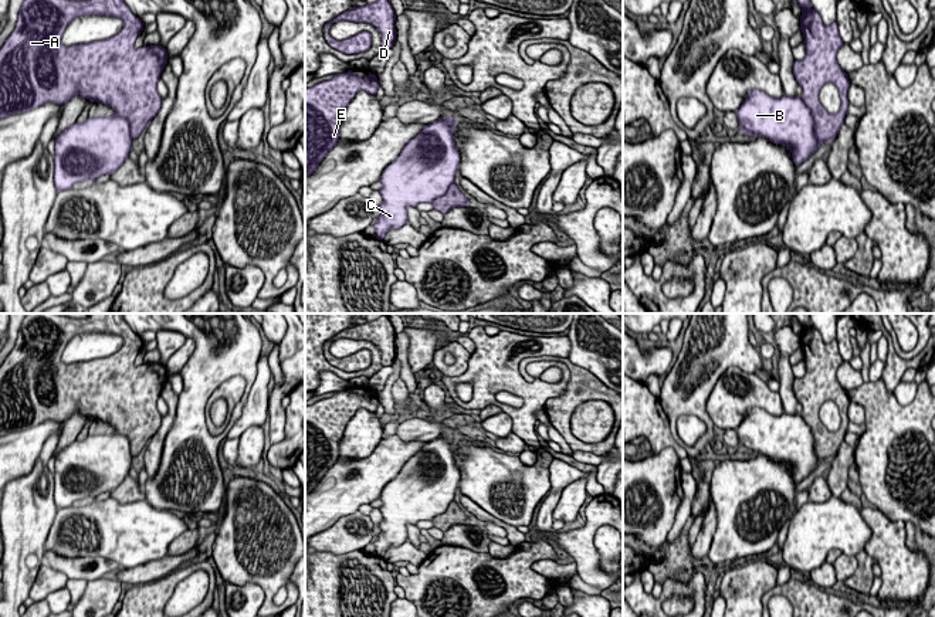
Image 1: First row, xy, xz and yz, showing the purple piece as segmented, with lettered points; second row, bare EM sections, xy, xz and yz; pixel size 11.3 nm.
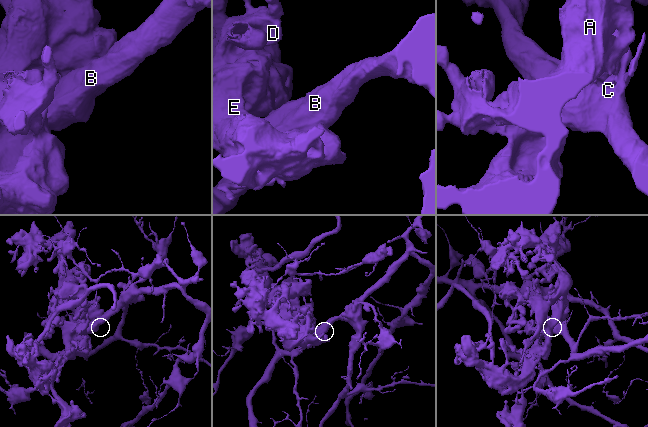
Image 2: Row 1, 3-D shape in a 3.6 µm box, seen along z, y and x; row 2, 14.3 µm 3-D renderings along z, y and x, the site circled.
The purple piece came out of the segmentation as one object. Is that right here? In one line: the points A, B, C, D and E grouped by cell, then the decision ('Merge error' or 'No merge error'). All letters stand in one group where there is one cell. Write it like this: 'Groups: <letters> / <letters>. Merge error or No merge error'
Groups: A D E / B C. Merge error

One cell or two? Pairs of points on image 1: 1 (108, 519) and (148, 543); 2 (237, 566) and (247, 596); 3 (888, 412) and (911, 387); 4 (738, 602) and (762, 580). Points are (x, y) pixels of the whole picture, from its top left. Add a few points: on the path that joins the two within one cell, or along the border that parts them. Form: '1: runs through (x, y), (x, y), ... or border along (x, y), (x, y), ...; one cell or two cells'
1: runs through (118, 529), (124, 534), (138, 534); one cell
2: border along (226, 582), (256, 583), (263, 590), (264, 602); two cells
3: border along (918, 385), (917, 395), (905, 404), (893, 395); two cells
4: runs through (744, 596), (756, 583); one cell

